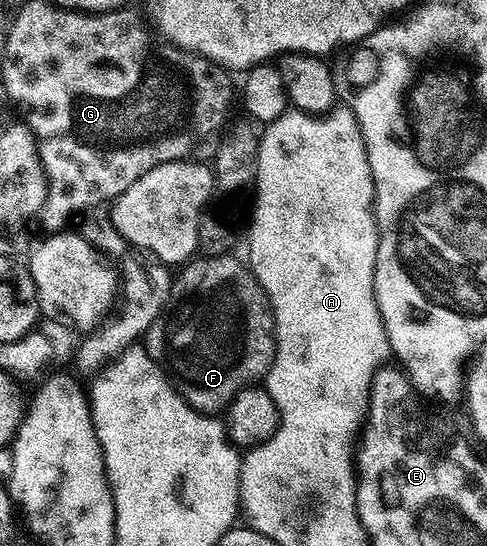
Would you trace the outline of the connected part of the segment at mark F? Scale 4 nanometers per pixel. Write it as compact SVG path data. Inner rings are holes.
M206 254L206 259L194 257L180 268L181 272L176 272L173 288L169 294L169 299L165 303L165 310L160 319L156 323L149 326L148 331L143 336L143 346L149 352L152 359L157 360L162 368L170 376L173 388L181 394L183 398L197 411L206 413L221 413L228 408L230 401L237 396L243 388L256 384L268 372L269 366L273 363L273 355L277 352L277 337L273 329L273 308L269 306L269 299L265 296L265 290L259 285L259 281L249 270L244 262L241 263L237 259L233 259L232 254L214 255Z

